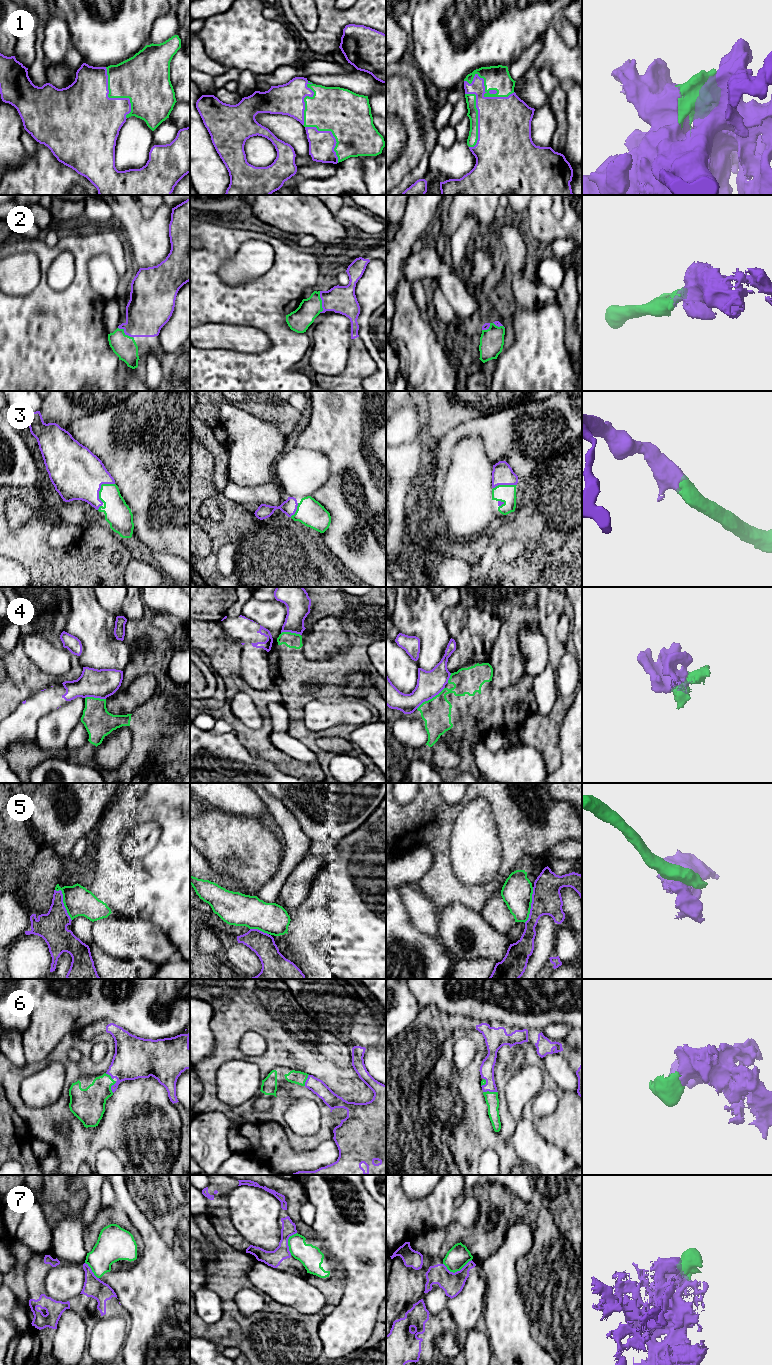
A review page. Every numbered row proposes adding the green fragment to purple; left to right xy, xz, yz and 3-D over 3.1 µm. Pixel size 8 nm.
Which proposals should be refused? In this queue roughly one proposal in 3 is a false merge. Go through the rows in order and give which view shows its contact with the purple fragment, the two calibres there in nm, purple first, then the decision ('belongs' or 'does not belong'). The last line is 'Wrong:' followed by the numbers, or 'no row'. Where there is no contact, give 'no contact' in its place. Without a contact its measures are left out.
1: contact in yz; calibres 360 and 190 nm; belongs
2: contact in xz; calibres 220 and 180 nm; belongs
3: contact in xy; calibres 420 and 200 nm; belongs
4: contact in yz; calibres 200 and 220 nm; does not belong
5: contact in xy; calibres 240 and 240 nm; does not belong
6: contact in yz; calibres 110 and 110 nm; belongs
7: contact in yz; calibres 180 and 180 nm; does not belong
Wrong: 4, 5, 7

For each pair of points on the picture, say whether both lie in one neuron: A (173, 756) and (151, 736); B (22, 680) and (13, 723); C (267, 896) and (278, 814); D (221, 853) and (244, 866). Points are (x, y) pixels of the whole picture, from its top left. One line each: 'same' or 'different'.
A: same
B: different
C: same
D: same

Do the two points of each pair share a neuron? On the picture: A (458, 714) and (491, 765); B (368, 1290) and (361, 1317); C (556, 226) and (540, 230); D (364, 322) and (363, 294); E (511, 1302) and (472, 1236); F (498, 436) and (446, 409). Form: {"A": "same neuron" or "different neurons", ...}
{"A": "different neurons", "B": "same neuron", "C": "same neuron", "D": "same neuron", "E": "different neurons", "F": "different neurons"}

